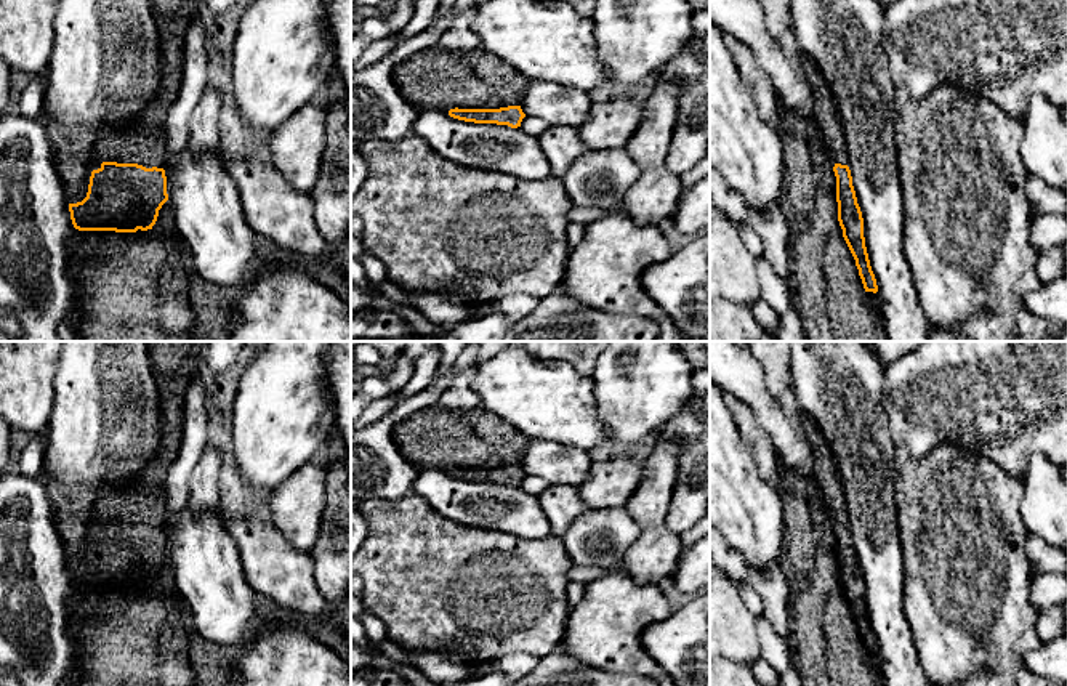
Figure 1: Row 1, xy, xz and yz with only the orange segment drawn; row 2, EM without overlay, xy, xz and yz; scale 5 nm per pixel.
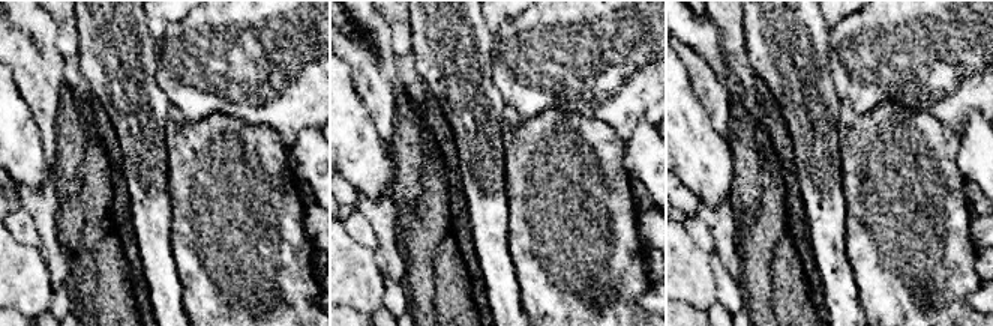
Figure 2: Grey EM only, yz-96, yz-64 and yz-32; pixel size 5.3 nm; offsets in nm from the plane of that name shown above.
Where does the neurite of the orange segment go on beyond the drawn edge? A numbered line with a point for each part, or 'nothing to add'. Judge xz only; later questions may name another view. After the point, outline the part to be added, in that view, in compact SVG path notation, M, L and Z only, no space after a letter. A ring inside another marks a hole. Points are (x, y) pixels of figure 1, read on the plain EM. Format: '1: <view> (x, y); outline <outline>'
nothing to add

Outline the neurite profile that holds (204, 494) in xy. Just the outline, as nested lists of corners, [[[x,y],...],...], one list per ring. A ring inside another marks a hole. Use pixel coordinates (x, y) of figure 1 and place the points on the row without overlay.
[[[207,446],[200,460],[189,476],[189,506],[195,511],[219,510],[218,474],[221,468],[221,452]]]

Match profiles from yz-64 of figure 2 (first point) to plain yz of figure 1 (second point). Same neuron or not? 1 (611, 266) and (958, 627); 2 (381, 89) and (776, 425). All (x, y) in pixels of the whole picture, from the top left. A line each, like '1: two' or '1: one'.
1: one
2: two

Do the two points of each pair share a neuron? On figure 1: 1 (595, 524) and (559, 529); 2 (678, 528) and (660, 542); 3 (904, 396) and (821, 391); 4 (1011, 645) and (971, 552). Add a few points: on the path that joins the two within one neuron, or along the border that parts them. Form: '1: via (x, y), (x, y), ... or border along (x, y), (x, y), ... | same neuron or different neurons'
1: border along (588, 508), (561, 537) | different neurons
2: border along (672, 494), (667, 528), (678, 537) | different neurons
3: border along (883, 367), (881, 404), (891, 431) | different neurons
4: via (989, 622), (971, 605), (971, 574) | same neuron

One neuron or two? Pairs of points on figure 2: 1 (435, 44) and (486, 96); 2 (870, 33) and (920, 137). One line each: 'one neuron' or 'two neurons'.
1: one neuron
2: two neurons

